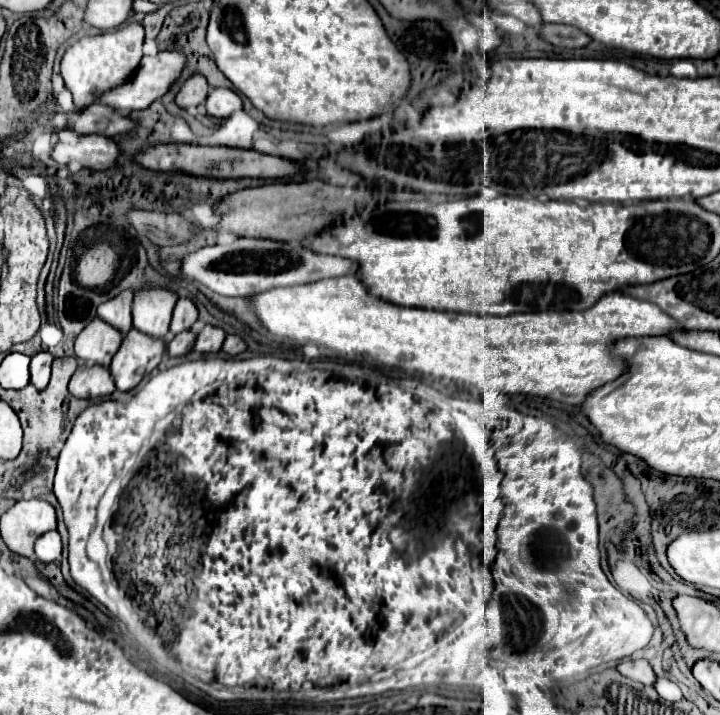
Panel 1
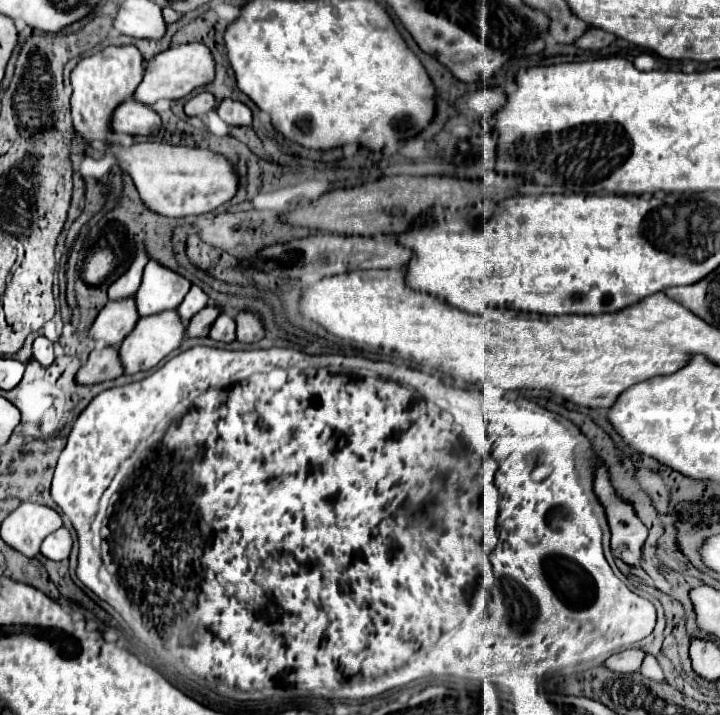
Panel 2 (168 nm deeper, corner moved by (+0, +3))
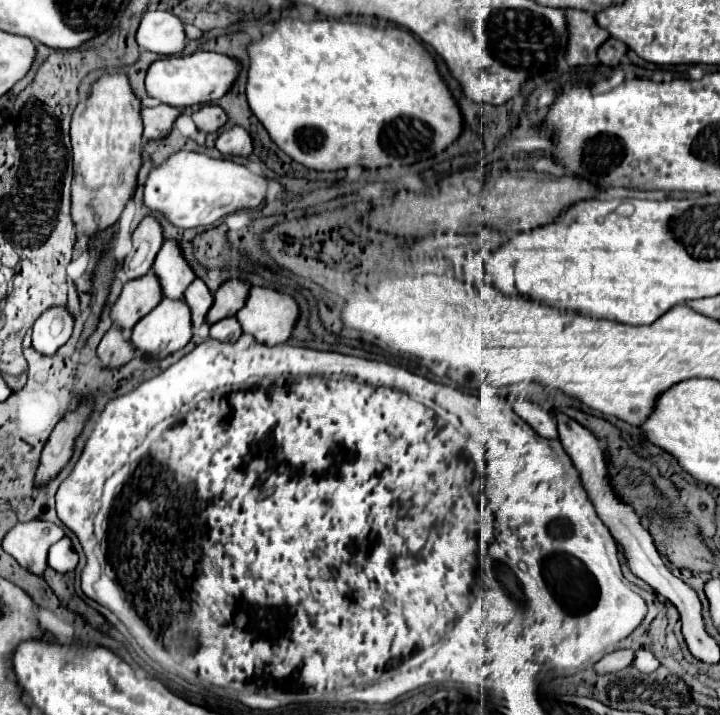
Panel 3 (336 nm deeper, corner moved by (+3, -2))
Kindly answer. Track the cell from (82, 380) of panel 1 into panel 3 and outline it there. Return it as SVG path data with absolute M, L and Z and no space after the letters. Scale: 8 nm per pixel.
M113 324L113 326L105 332L103 340L99 342L97 354L99 354L99 358L101 358L101 362L103 362L105 366L115 368L115 366L123 366L123 364L127 364L131 358L135 358L137 350L135 350L133 344L125 338L123 330L121 330L117 324Z

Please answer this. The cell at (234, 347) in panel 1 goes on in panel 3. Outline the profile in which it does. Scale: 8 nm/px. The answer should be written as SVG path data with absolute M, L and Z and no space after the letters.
M255 286L245 302L245 306L237 312L237 320L243 328L243 332L247 334L253 334L257 342L261 344L267 344L267 346L275 346L275 344L281 344L281 342L287 342L293 334L293 328L299 320L299 314L301 314L301 308L297 304L297 300L289 294L281 294L273 288L259 288Z

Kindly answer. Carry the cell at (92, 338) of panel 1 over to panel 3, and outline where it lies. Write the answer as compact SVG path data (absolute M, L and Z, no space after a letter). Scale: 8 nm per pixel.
M147 272L145 276L129 280L123 286L119 300L111 308L111 318L123 328L125 334L131 334L133 324L139 322L145 314L149 314L161 300L161 282L153 272Z

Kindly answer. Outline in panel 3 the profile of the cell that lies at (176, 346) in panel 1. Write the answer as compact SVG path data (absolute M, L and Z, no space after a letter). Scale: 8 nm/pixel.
M231 278L231 280L223 282L219 286L219 290L215 292L215 302L209 310L207 322L213 324L217 320L235 316L243 308L243 304L249 296L249 290L251 290L251 284L245 280L239 280L239 278Z

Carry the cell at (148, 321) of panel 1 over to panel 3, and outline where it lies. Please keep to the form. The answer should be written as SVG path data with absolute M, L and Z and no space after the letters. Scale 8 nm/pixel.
M177 240L163 242L153 264L153 272L159 276L163 298L171 298L171 300L183 298L185 288L195 280L195 272L185 260Z

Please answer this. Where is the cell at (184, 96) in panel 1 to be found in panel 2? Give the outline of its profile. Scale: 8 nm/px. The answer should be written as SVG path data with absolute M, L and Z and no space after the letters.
M198 93L194 97L188 99L188 103L184 105L184 113L188 117L192 115L200 115L200 113L206 113L214 107L214 95L212 93Z

